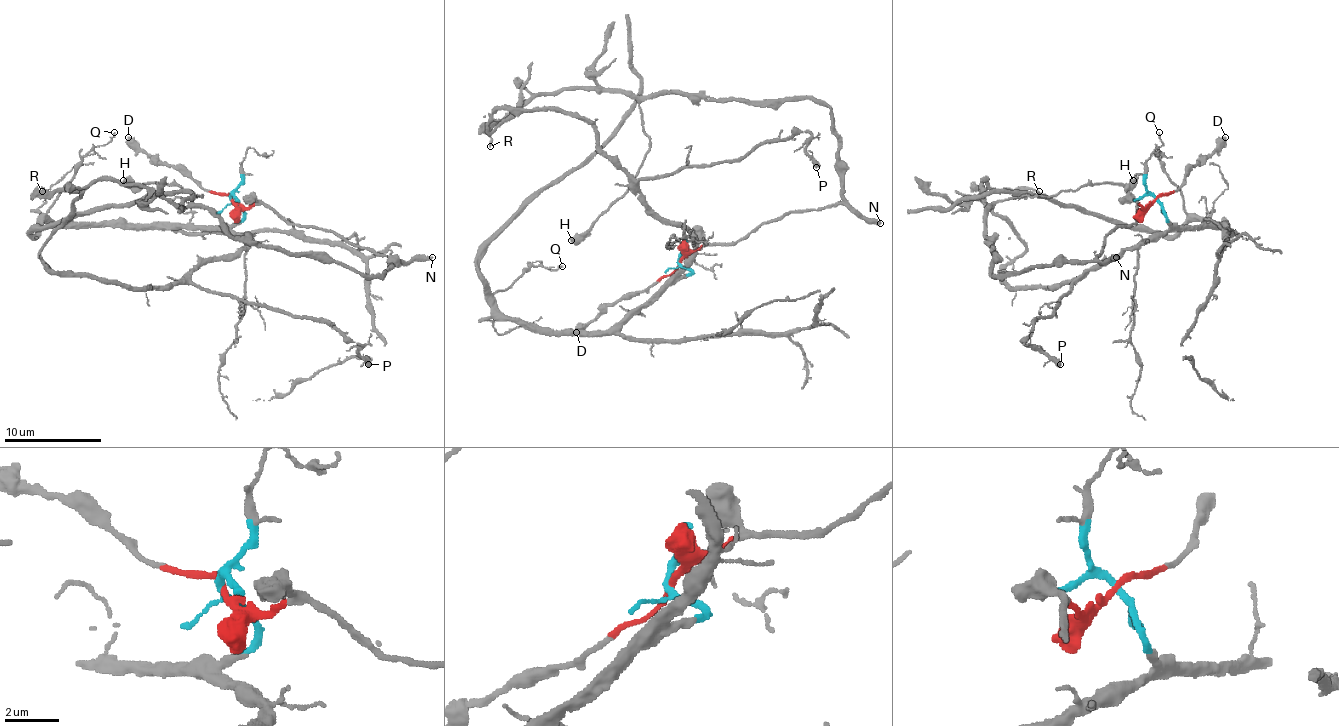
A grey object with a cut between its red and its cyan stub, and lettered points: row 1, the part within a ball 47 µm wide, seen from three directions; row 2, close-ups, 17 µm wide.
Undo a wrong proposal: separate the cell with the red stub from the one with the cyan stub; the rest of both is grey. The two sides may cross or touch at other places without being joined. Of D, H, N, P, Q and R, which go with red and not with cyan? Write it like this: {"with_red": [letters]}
{"with_red": ["D", "H", "N", "R"]}

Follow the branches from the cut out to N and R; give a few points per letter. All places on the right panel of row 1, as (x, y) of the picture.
N: (1156, 199), (1146, 207), (1139, 204), (1136, 221), (1112, 231), (1105, 238), (1097, 255), (1102, 262), (1117, 257)
R: (1156, 199), (1139, 204), (1136, 221), (1112, 231), (1092, 260), (991, 272), (981, 185), (1039, 192)

